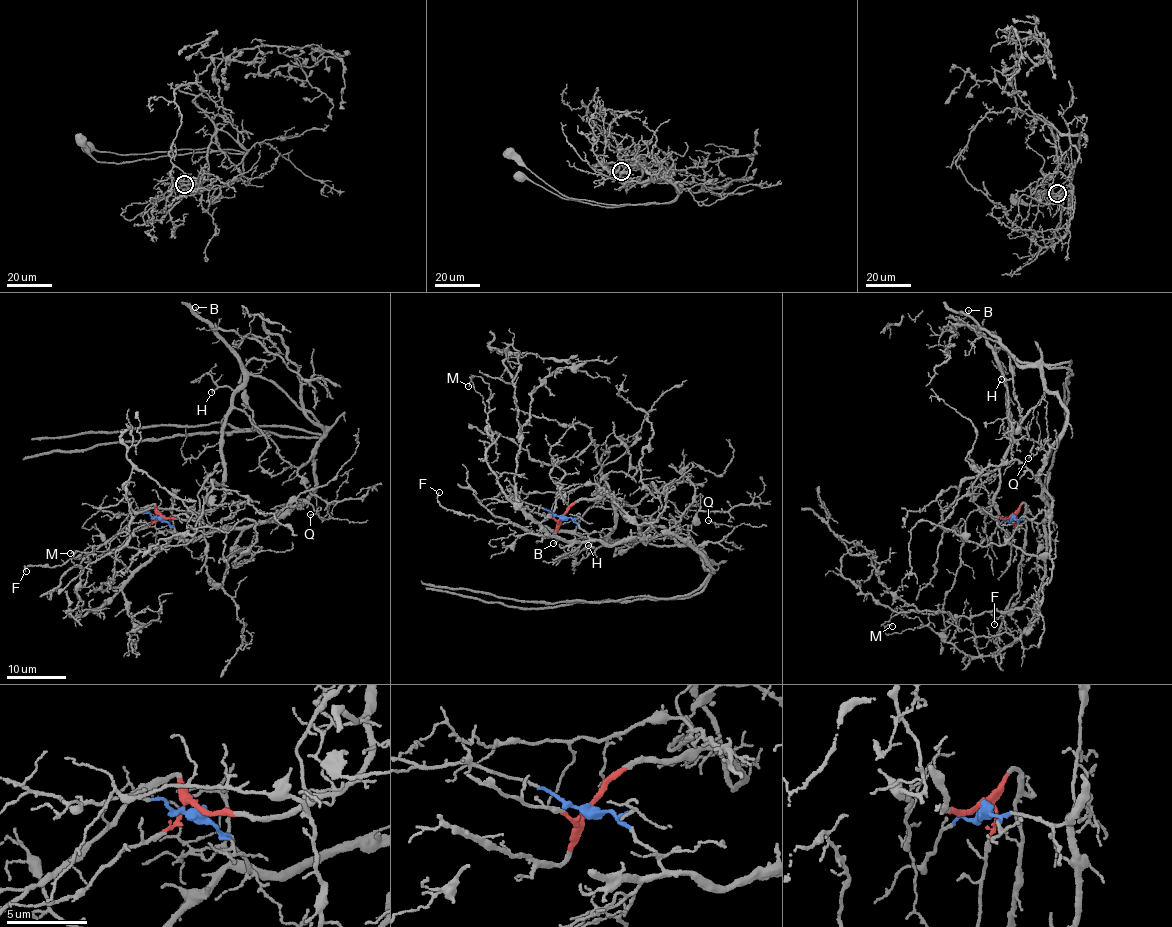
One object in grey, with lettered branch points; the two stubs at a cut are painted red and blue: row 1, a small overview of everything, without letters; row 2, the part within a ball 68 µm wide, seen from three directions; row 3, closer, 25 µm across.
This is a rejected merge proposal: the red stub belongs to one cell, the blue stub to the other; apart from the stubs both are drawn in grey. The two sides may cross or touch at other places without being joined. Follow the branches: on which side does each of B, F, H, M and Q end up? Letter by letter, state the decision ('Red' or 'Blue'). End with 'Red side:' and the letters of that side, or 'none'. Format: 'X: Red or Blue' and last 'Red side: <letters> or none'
B: Red
F: Red
H: Red
M: Blue
Q: Blue
Red side: B, F, H

